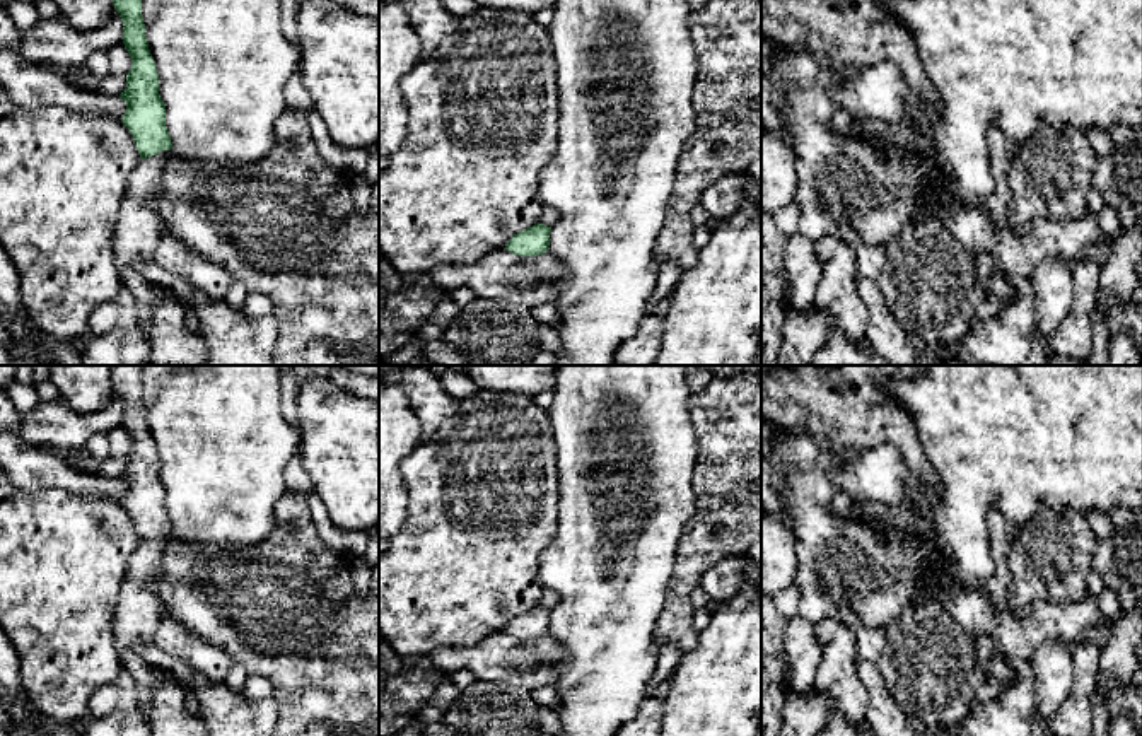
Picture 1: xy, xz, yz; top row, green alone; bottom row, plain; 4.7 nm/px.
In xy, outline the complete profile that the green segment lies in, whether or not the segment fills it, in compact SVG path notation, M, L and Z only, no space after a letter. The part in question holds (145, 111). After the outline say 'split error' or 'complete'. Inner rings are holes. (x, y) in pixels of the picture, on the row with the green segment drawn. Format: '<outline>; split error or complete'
M113 0L123 20L123 44L131 56L126 89L119 97L126 102L121 118L130 130L140 162L128 178L125 198L118 212L114 253L125 289L135 294L138 324L147 336L160 289L147 280L147 270L133 263L154 263L154 251L166 227L160 213L150 205L166 176L172 155L172 142L166 128L166 104L159 94L159 75L145 38L142 0Z; split error

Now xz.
M545 207L539 222L512 236L505 244L512 254L538 256L548 251L550 232L556 224L558 213L551 207Z; split error

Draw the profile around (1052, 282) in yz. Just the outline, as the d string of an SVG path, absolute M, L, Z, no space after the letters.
M1046 258L1034 270L1031 285L1041 330L1052 335L1065 319L1075 301L1070 261L1062 258Z

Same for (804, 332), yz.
M785 307L784 347L778 365L813 365L816 352L826 345L836 319L823 307Z

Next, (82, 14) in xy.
M53 0L60 15L79 31L92 31L108 24L114 12L113 0Z

